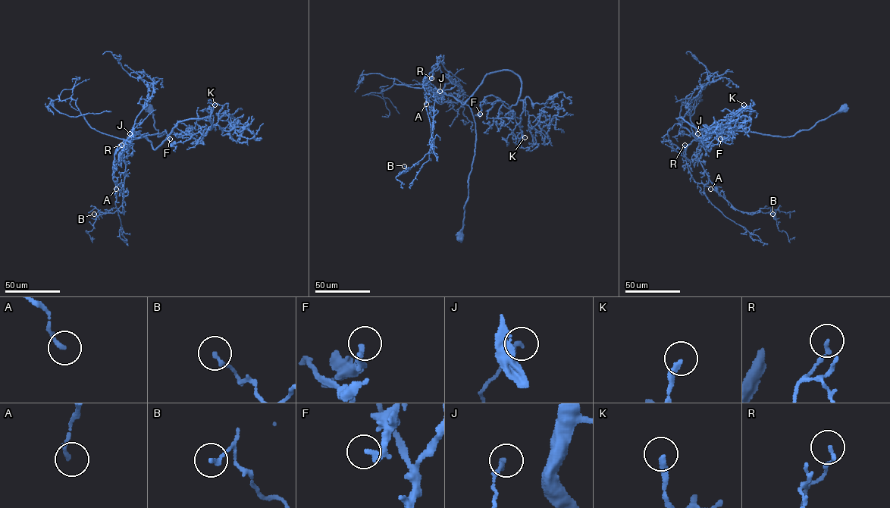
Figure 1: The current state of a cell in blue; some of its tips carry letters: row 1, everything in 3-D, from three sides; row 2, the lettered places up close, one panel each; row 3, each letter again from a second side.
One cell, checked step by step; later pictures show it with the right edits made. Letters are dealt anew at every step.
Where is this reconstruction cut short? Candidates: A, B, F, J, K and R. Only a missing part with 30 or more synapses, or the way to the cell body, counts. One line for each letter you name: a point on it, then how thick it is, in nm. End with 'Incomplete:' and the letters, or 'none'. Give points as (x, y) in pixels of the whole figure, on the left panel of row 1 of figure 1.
Incomplete: none

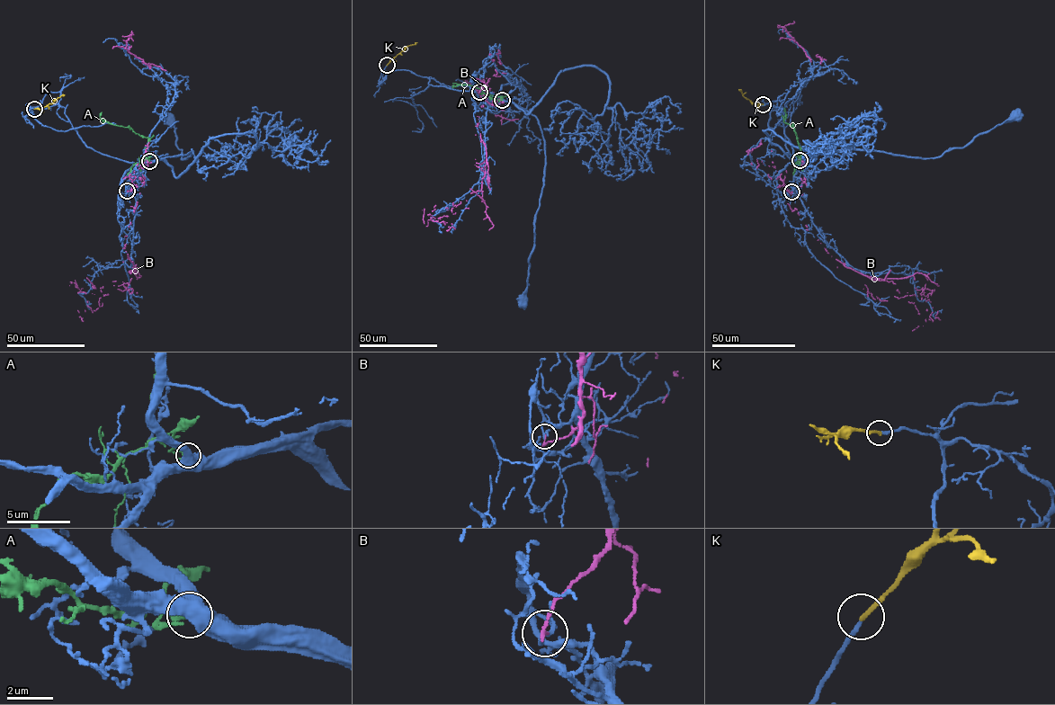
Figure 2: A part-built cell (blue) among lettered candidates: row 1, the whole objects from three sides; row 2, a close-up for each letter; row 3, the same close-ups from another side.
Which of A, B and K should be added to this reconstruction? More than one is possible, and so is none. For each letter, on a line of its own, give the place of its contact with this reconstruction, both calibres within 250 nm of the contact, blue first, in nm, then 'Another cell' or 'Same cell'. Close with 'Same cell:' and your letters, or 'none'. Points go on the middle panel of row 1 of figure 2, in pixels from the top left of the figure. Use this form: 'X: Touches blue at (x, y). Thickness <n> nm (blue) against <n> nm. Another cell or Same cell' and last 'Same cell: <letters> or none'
A: Touches blue at (502, 100). Thickness 650 nm (blue) against 360 nm. Another cell
B: Touches blue at (479, 92). Thickness 140 nm (blue) against 150 nm. Another cell
K: Touches blue at (387, 65). Thickness 190 nm (blue) against 200 nm. Same cell
Same cell: K

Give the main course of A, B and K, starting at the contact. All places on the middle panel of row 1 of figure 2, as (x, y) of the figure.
A: (502, 100), (497, 101), (501, 96), (485, 93), (473, 86), (454, 84)
B: (479, 92), (489, 88), (476, 126), (486, 148), (482, 191), (447, 209), (450, 227), (432, 218), (435, 205)
K: (387, 65), (407, 46), (417, 42)

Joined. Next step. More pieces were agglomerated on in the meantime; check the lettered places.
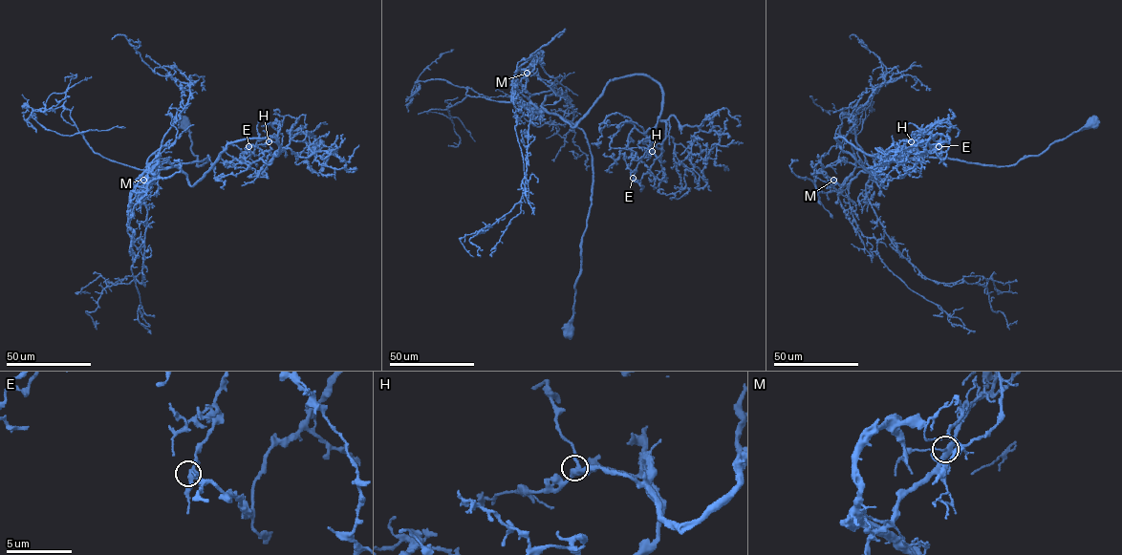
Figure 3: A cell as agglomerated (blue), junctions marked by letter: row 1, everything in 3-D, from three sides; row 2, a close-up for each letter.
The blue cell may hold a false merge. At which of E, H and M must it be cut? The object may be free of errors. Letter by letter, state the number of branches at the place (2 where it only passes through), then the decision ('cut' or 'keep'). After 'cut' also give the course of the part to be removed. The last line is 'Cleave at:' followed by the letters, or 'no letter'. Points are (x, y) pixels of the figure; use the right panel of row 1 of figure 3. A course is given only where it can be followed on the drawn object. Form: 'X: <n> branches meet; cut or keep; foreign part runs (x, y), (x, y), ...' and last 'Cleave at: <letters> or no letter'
E: 3 branches meet; keep
H: 3 branches meet; keep
M: 3 branches meet; cut; foreign part runs (833, 180), (830, 189), (837, 193), (841, 206), (872, 262)
Cleave at: M

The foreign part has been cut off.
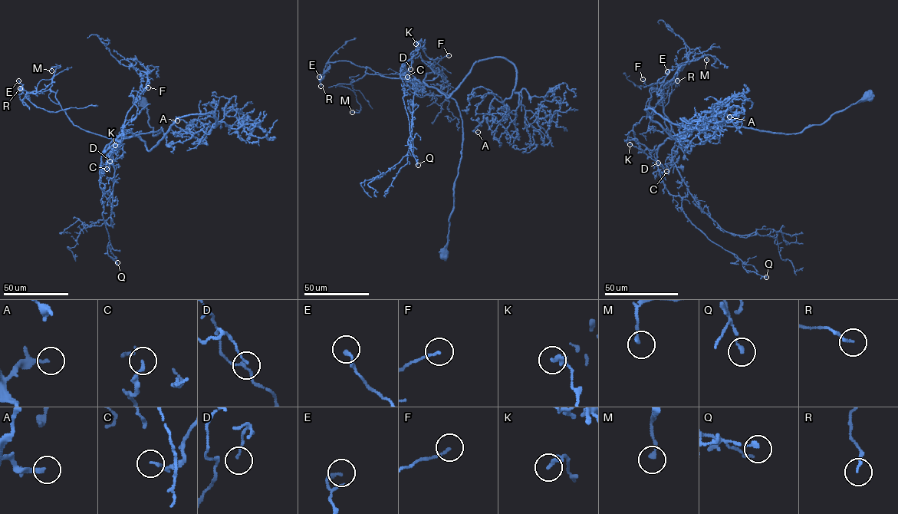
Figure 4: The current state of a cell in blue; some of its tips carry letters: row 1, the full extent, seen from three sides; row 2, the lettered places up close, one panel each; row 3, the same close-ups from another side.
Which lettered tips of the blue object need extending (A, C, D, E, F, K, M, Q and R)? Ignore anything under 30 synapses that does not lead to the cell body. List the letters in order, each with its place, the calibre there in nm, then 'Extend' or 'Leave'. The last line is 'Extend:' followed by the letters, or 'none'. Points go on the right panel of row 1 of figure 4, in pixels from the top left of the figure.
A: Place: (729, 116). Thickness 200 nm. Leave
C: Place: (666, 171). Thickness 150 nm. Leave
D: Place: (658, 163). Thickness 50 nm. Leave
E: Place: (667, 71). Thickness 180 nm. Leave
F: Place: (643, 79). Thickness 130 nm. Leave
K: Place: (629, 144). Thickness 220 nm. Leave
M: Place: (706, 60). Thickness 180 nm. Leave
Q: Place: (766, 277). Thickness 190 nm. Leave
R: Place: (677, 80). Thickness 130 nm. Leave
Extend: none

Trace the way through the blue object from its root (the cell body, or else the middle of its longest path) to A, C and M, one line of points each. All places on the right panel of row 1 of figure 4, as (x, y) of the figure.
A: (866, 97), (794, 133), (725, 126), (685, 131), (689, 151), (645, 110), (692, 132), (729, 116)
C: (866, 97), (821, 124), (794, 133), (725, 126), (685, 131), (675, 139), (672, 165), (666, 171)
M: (866, 97), (800, 133), (715, 126), (670, 138), (663, 107), (678, 70), (693, 58), (707, 55), (706, 60)

